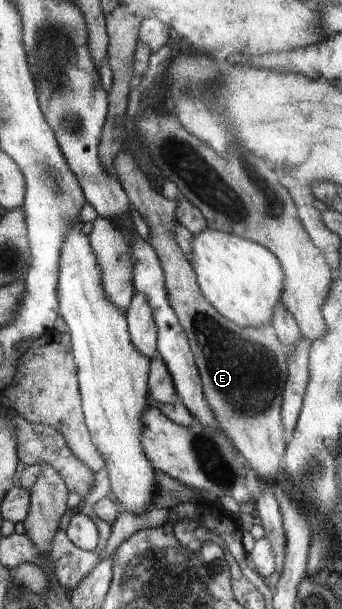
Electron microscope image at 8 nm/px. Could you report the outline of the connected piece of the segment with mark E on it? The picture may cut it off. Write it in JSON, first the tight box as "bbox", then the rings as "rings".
{"bbox":[112,150,287,482],"rings":[[[127,150],[113,158],[112,166],[117,182],[125,192],[130,205],[139,214],[150,231],[150,244],[157,252],[163,273],[167,299],[175,312],[179,324],[188,339],[195,365],[200,375],[203,396],[215,420],[234,448],[243,454],[251,472],[263,482],[275,478],[279,470],[281,454],[285,452],[283,438],[281,396],[287,380],[287,356],[274,332],[274,326],[265,324],[261,328],[241,328],[226,320],[202,294],[198,278],[189,260],[184,256],[174,235],[177,225],[178,198],[169,200],[149,184],[149,179],[139,169]]]}

